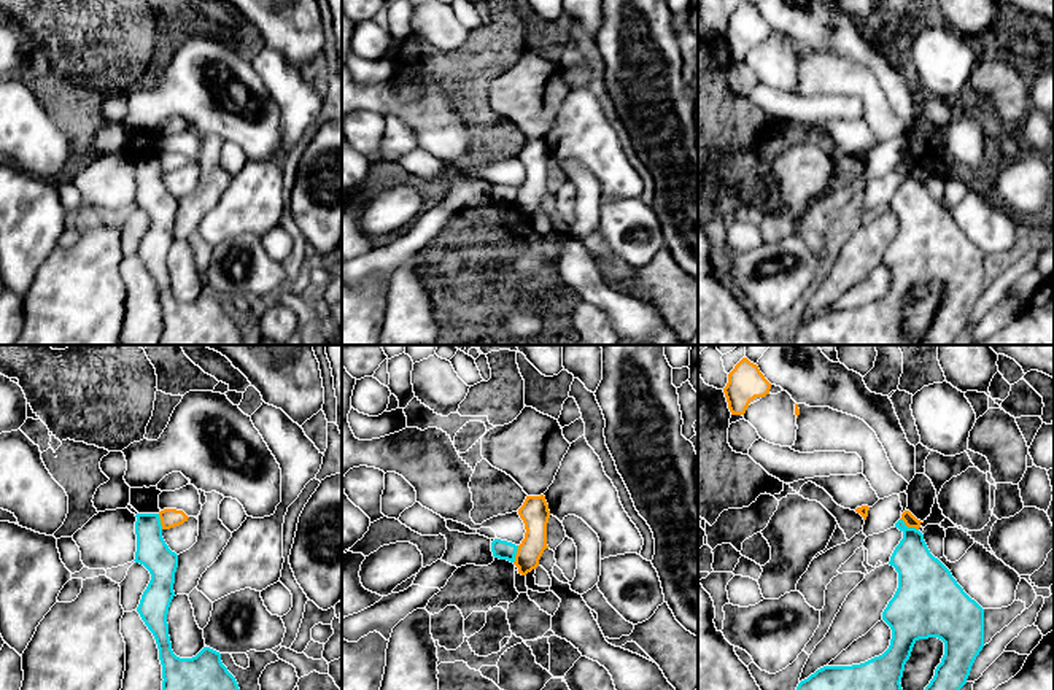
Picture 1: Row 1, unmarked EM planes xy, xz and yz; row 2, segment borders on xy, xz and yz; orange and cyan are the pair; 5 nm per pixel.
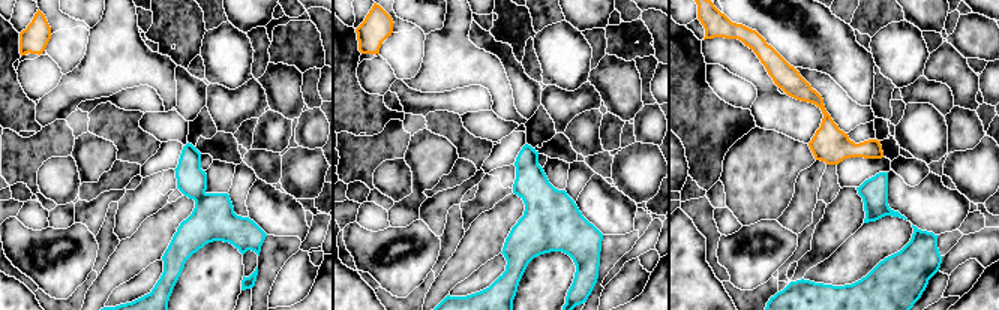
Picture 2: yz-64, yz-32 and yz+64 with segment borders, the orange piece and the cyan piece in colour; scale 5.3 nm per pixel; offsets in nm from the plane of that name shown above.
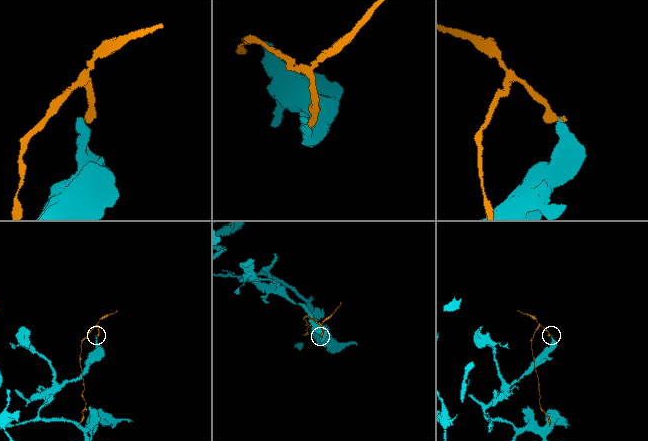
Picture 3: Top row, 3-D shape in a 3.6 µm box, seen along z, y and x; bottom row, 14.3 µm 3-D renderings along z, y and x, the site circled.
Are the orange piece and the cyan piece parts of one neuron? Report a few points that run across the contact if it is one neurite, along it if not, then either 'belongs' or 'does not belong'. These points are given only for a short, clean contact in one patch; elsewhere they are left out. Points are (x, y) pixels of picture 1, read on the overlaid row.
line yz (900, 519), (908, 527), (918, 530); does not belong

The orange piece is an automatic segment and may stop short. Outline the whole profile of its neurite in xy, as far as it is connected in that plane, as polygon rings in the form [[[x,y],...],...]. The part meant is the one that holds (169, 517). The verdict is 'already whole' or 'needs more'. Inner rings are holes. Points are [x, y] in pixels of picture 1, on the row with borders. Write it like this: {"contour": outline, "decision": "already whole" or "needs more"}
{"contour": [[[164,509],[159,512],[162,529],[170,529],[188,521],[188,515],[183,510]]], "decision": "already whole"}

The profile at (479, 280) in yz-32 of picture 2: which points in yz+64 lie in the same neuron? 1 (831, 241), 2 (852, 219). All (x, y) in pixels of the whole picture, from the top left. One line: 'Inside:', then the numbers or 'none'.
Inside: none

